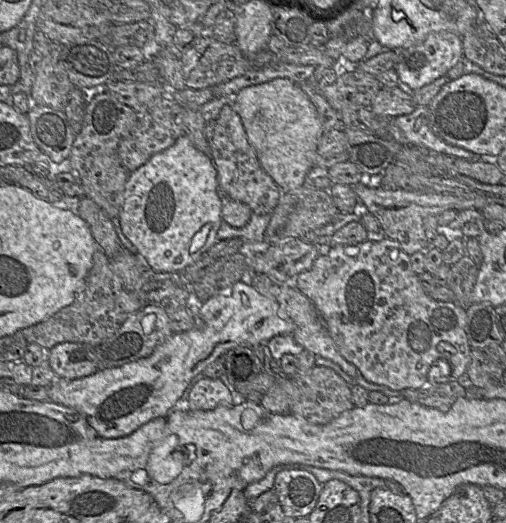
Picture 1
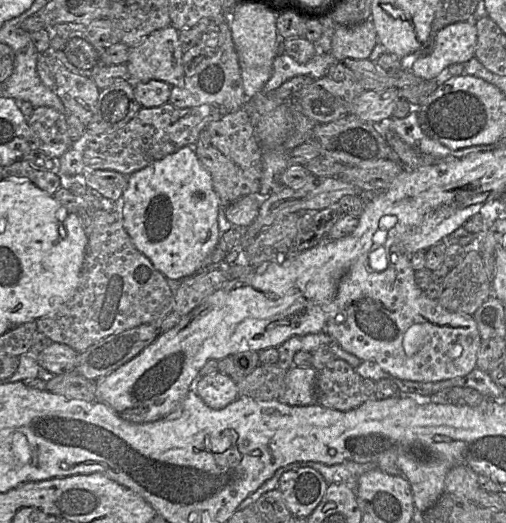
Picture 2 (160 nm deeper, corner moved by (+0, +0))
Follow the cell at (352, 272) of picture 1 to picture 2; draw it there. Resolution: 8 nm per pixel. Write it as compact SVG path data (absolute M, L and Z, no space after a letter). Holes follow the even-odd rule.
M391 246L388 251L388 265L383 271L371 267L369 253L361 255L350 266L338 284L324 332L346 352L362 361L376 362L382 370L399 379L439 382L466 376L476 367L482 341L475 320L471 315L445 309L438 300L424 294L415 282L415 271L410 263L412 254L399 250L399 246Z

